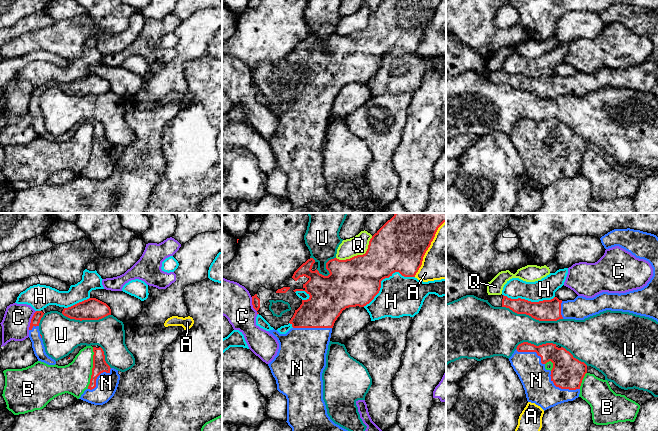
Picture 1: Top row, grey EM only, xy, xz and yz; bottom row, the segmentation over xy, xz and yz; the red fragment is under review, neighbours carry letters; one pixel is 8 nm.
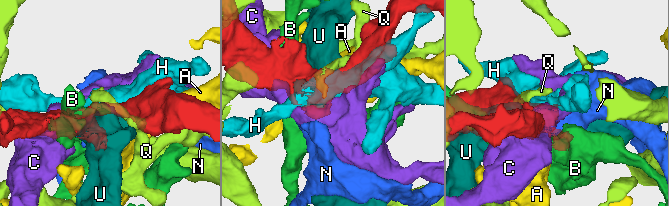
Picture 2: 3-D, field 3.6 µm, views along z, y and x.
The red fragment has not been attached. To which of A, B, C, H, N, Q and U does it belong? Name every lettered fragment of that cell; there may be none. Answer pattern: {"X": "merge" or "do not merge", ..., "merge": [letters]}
{"A": "do not merge", "B": "do not merge", "C": "do not merge", "H": "do not merge", "N": "merge", "Q": "do not merge", "U": "do not merge", "merge": ["N"]}

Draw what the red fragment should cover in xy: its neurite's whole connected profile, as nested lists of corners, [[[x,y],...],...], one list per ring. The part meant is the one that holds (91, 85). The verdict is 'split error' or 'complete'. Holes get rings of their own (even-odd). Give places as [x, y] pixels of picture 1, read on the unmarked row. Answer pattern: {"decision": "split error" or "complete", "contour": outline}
{"decision": "complete", "contour": [[[89,74],[71,83],[64,84],[62,90],[70,95],[80,97],[99,96],[111,91],[111,85],[106,79],[96,74]]]}

